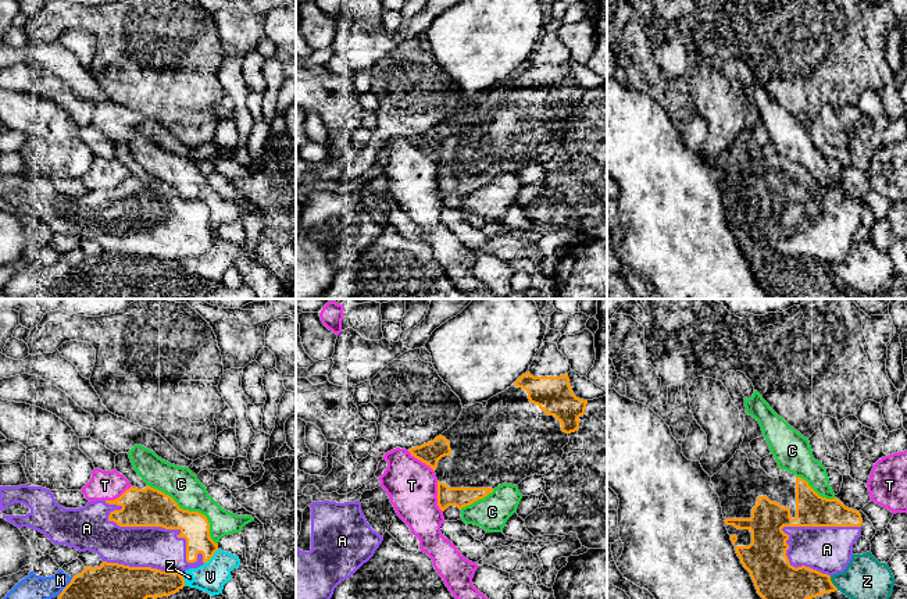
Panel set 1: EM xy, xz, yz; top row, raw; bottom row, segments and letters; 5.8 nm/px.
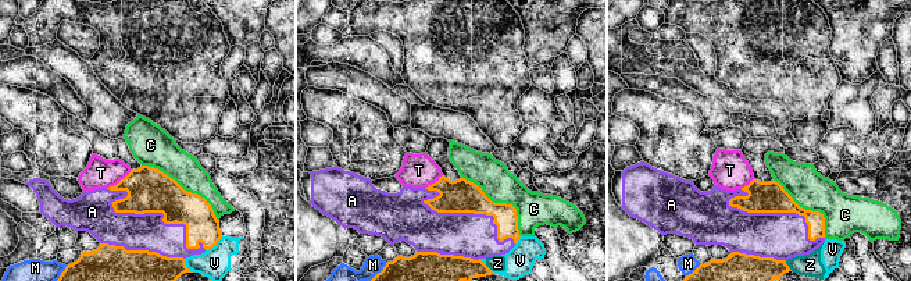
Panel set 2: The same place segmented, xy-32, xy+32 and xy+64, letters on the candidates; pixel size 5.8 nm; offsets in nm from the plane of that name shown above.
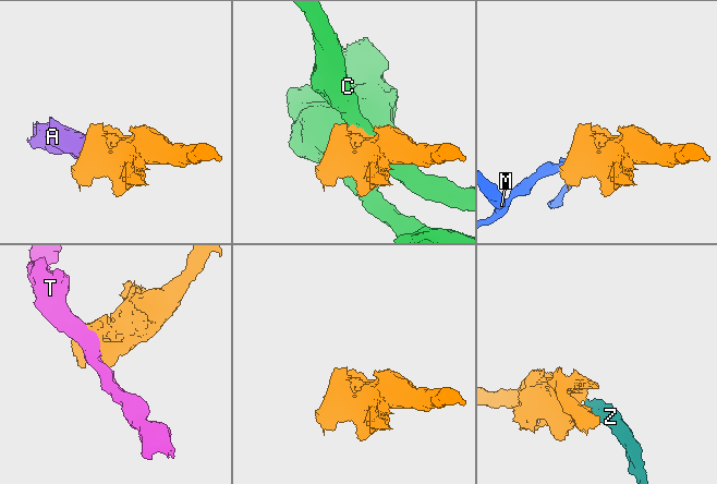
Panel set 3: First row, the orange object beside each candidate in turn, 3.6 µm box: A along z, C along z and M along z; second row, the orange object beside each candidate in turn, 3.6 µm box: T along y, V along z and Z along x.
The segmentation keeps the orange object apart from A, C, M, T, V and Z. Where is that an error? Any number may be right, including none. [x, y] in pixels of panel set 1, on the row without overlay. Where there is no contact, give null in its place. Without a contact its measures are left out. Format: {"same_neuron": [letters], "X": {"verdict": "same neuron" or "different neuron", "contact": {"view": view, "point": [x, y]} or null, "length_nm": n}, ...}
{"same_neuron": ["A"], "A": {"verdict": "same neuron", "contact": {"view": "xy", "point": [157, 214]}, "length_nm": 700}, "C": {"verdict": "different neuron", "contact": {"view": "xy", "point": [190, 200]}, "length_nm": 550}, "M": {"verdict": "different neuron", "contact": {"view": "xy", "point": [65, 275]}, "length_nm": 140}, "T": {"verdict": "different neuron", "contact": {"view": "xz", "point": [436, 185]}, "length_nm": 190}, "V": {"verdict": "different neuron", "contact": {"view": "xy", "point": [211, 245]}, "length_nm": 120}, "Z": {"verdict": "different neuron", "contact": {"view": "yz", "point": [831, 271]}, "length_nm": 100}}

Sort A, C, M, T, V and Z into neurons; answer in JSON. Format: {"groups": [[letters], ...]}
{"groups": [["A"], ["C"], ["M"], ["T"], ["V", "Z"]]}

